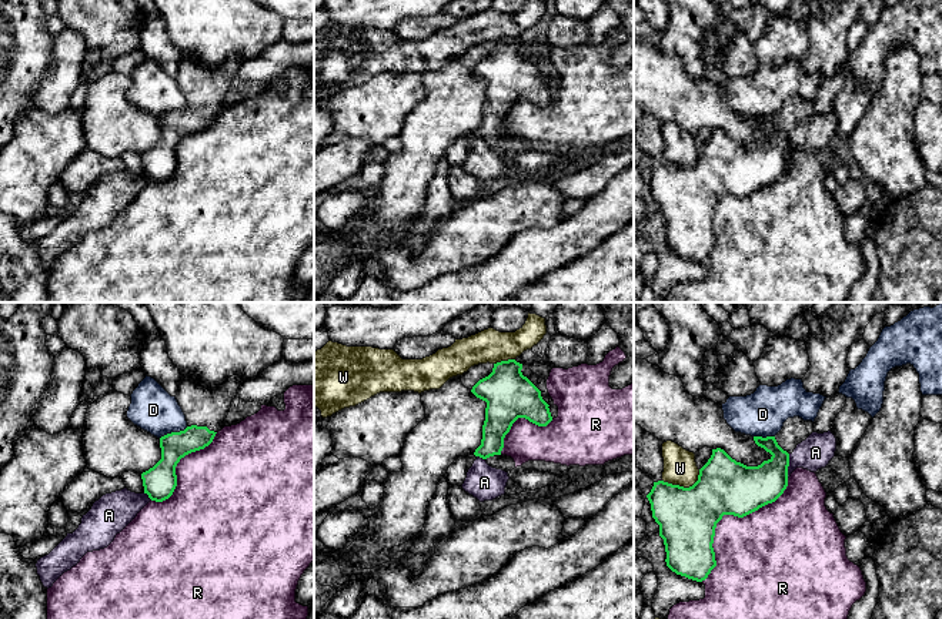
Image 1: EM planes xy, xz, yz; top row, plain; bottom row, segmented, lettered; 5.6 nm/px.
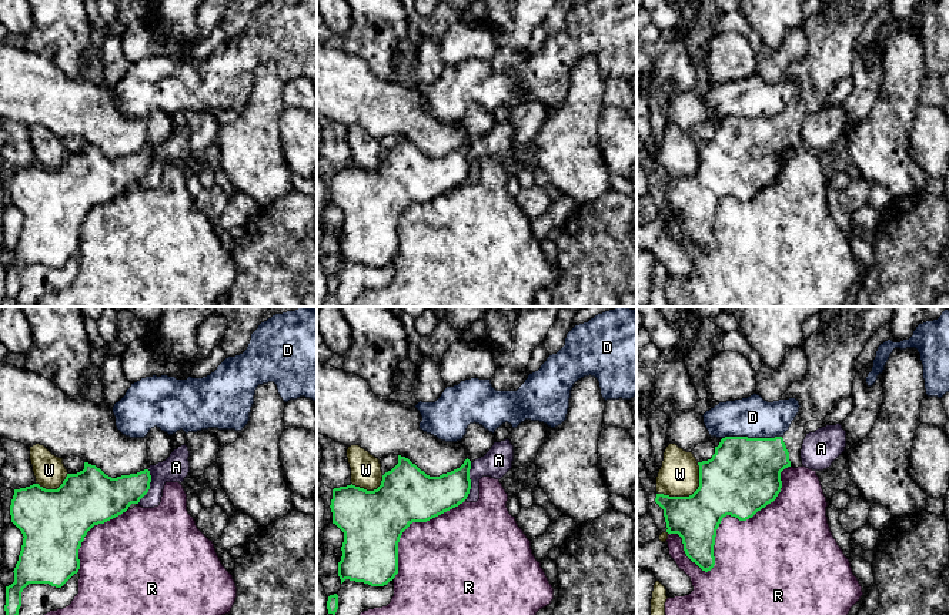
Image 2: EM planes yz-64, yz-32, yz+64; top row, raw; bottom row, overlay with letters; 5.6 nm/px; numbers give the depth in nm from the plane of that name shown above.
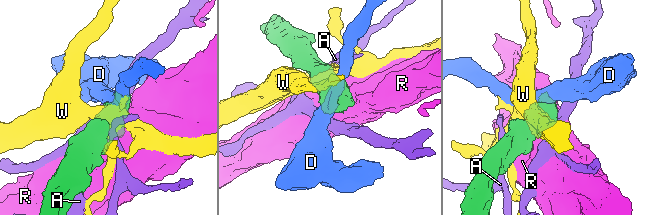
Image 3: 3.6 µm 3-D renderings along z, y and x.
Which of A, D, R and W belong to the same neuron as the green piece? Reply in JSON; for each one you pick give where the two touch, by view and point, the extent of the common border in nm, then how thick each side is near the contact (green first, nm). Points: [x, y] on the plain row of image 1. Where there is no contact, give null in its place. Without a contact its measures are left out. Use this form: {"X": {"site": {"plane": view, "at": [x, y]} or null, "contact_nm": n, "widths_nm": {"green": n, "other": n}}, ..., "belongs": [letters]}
{"belongs": []}

